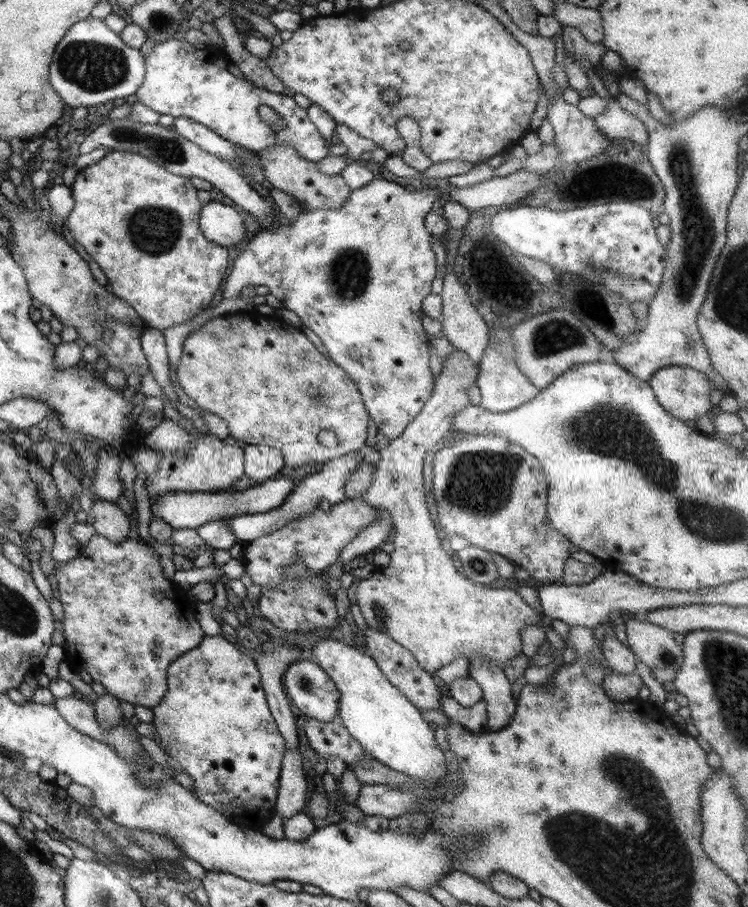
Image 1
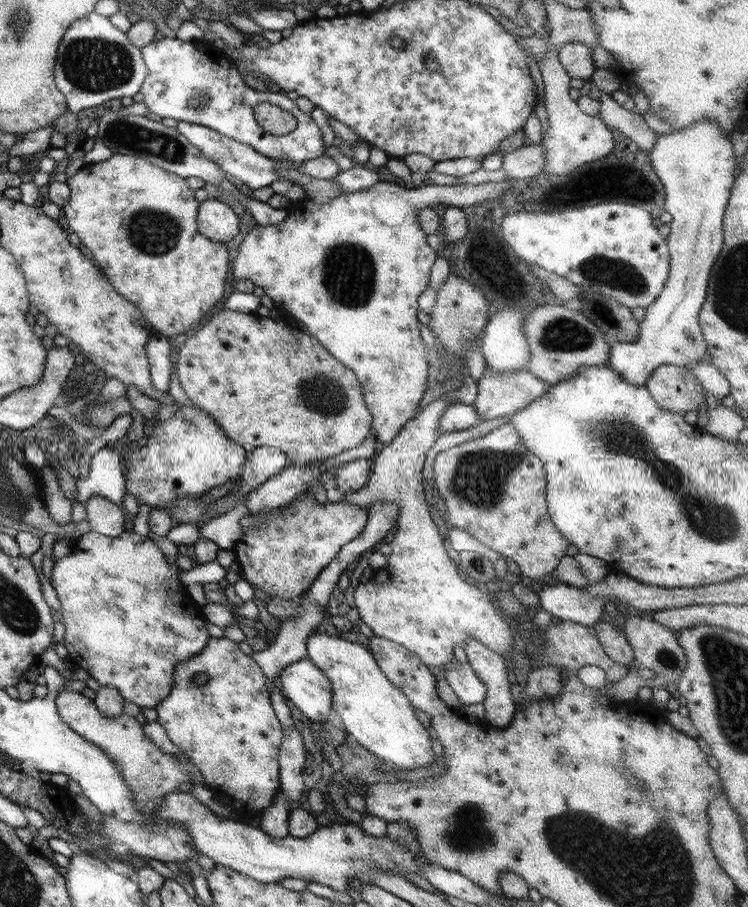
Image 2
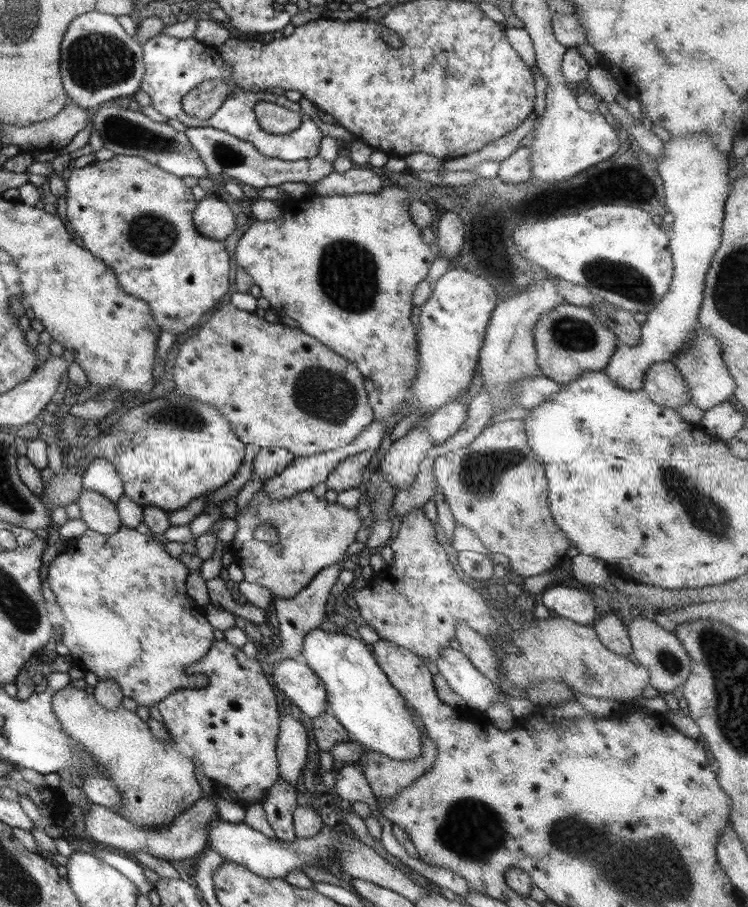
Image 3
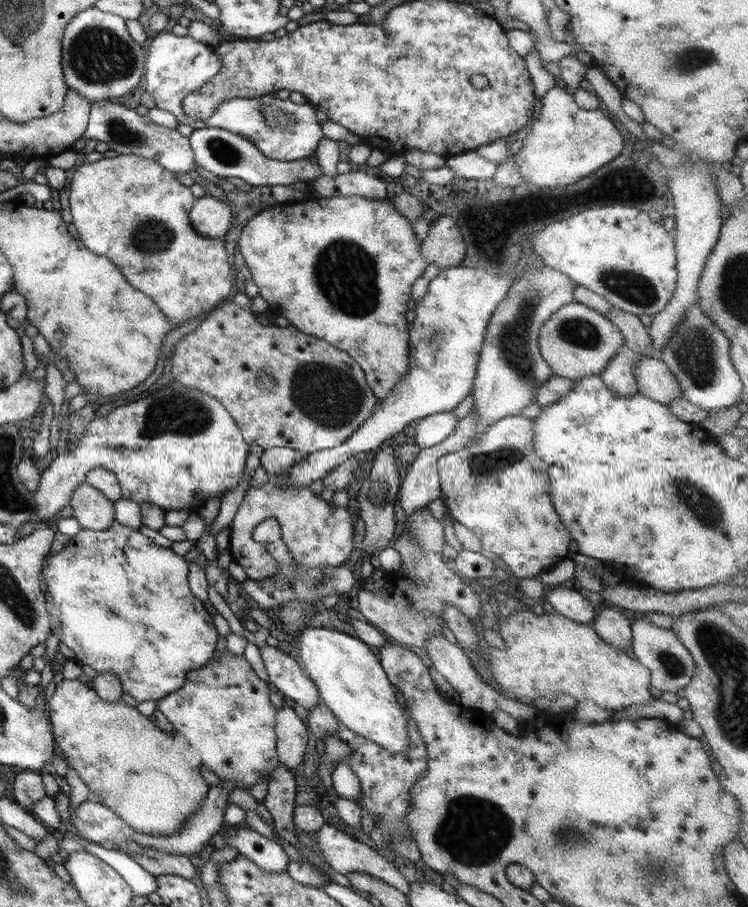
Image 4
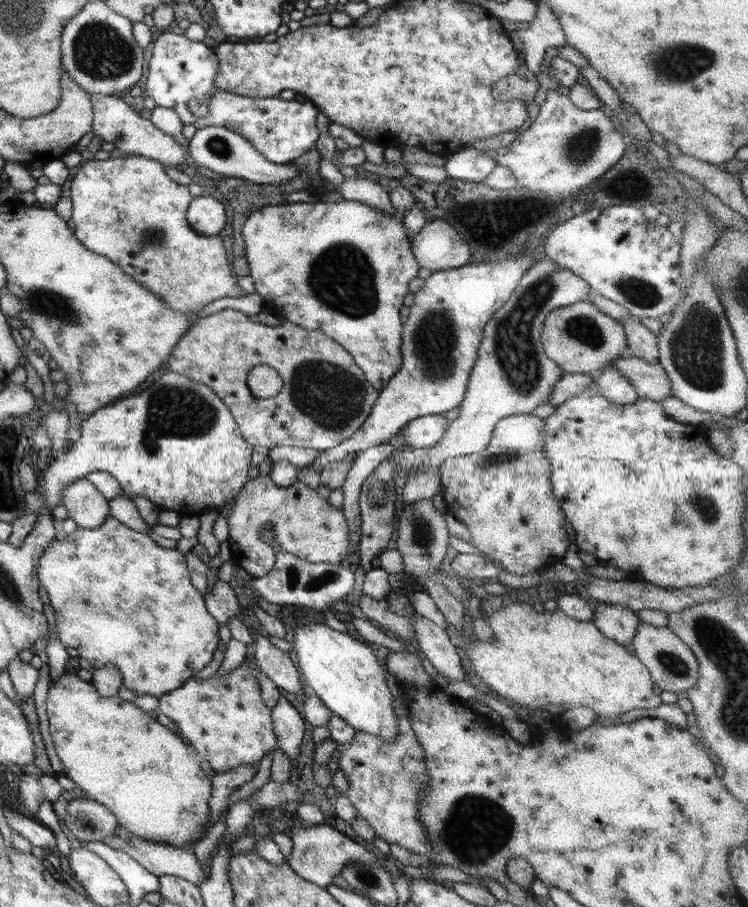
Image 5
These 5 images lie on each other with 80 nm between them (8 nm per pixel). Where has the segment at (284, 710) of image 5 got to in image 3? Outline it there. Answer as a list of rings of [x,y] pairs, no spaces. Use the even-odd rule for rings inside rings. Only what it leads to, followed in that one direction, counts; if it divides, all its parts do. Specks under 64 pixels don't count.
[[[287,711],[280,714],[276,742],[278,776],[295,788],[301,768],[305,764],[306,746],[307,735],[301,723],[293,719]]]

